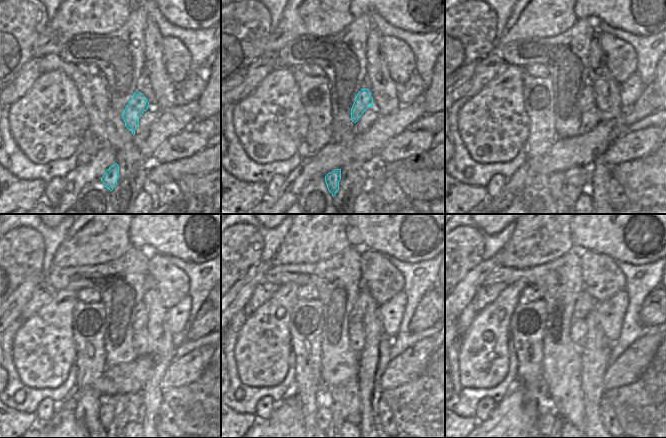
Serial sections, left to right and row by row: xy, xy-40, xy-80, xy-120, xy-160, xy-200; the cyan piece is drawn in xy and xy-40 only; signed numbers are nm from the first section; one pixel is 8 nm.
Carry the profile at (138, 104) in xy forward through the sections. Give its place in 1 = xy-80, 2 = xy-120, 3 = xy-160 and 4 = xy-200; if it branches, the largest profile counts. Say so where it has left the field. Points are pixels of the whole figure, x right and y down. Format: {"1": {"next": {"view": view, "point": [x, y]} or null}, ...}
{"1": {"next": {"view": "xy-80", "point": [587, 100]}}, "2": {"next": {"view": "xy-120", "point": [140, 321]}}, "3": {"next": {"view": "xy-160", "point": [358, 309]}}, "4": {"next": {"view": "xy-200", "point": [585, 303]}}}

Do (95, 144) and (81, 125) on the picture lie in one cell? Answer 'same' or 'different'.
different

